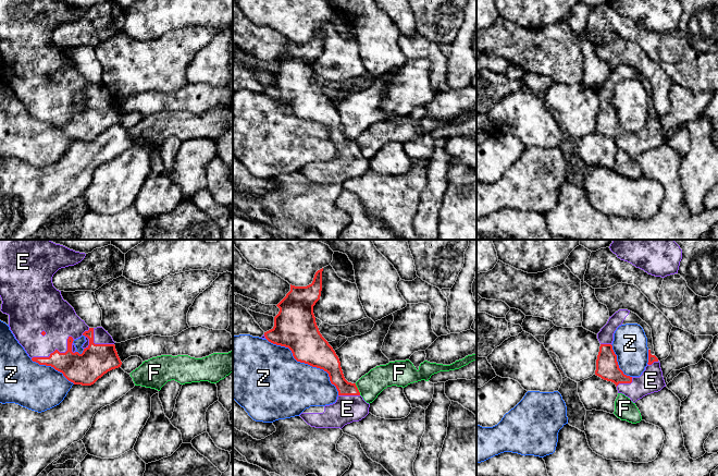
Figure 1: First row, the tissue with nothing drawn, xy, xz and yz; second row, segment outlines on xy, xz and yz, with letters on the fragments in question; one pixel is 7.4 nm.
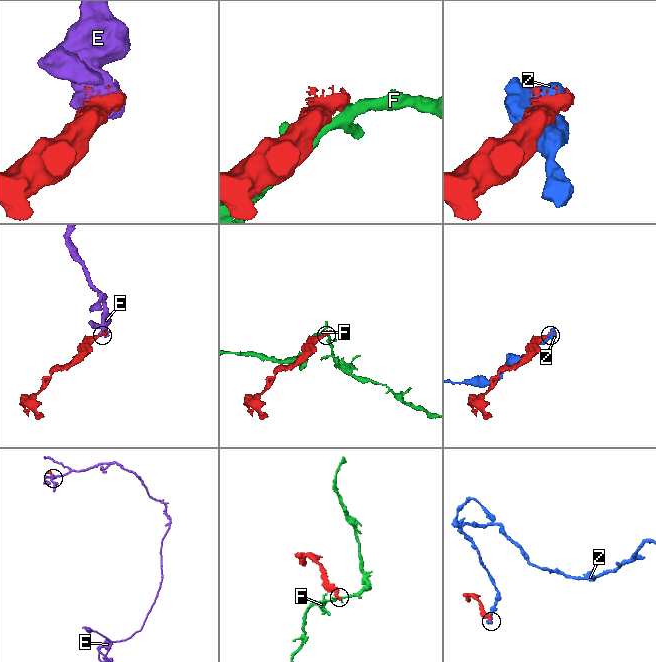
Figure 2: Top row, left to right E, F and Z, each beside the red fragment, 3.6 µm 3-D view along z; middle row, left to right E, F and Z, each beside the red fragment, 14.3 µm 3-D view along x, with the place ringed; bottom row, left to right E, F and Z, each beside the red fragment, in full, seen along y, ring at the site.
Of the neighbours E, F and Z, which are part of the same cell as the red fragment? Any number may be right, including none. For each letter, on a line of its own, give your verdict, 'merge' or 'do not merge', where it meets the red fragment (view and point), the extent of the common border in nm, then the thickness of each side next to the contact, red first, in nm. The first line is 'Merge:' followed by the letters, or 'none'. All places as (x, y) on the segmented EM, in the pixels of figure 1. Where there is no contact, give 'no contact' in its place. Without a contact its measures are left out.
Merge: E
E: merge; contact xy (57, 350); length 340 nm; calibres 240 and 280 nm
F: do not merge; contact xz (357, 389); length 100 nm; calibres 120 and 180 nm
Z: do not merge; contact xz (306, 363); length 700 nm; calibres 300 and 440 nm

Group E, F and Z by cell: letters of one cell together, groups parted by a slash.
E / F / Z

